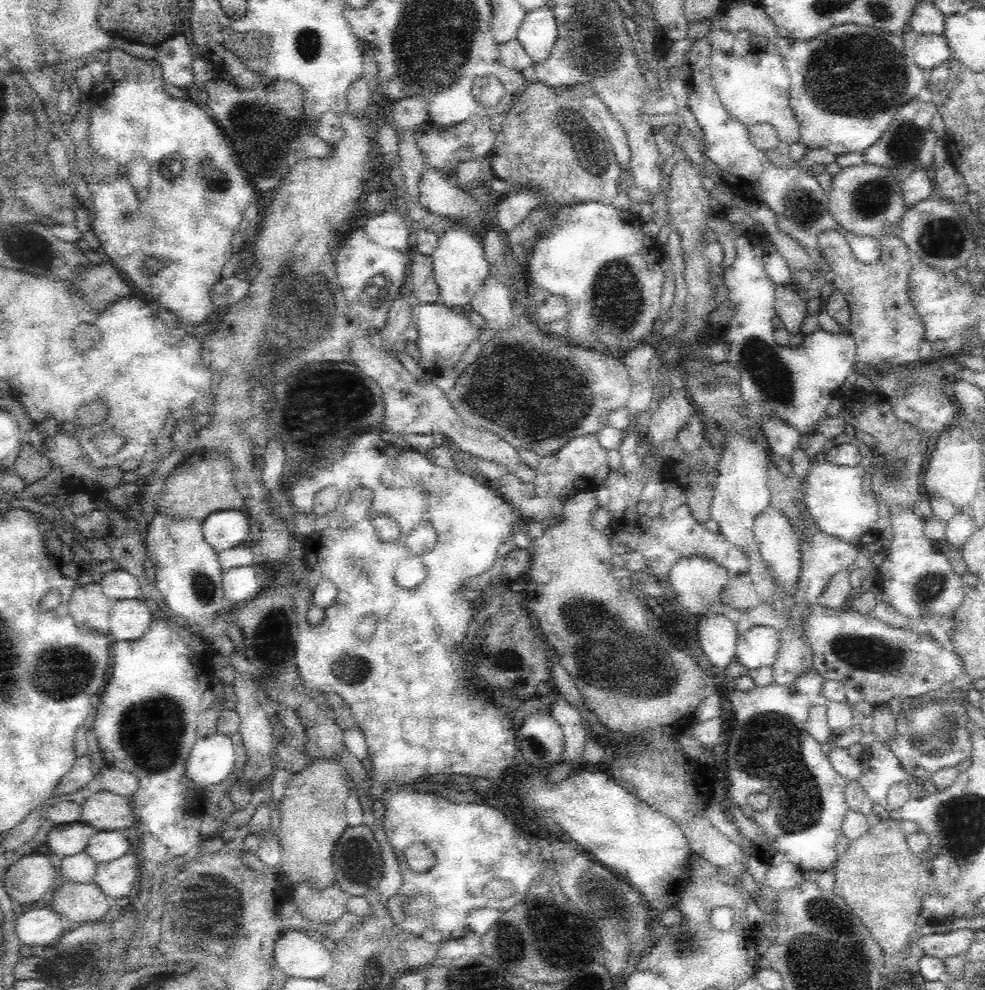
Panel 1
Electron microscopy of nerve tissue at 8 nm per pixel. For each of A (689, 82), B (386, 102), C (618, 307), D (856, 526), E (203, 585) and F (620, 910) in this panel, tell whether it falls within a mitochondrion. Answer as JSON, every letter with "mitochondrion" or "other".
{"A":"other","B":"other","C":"mitochondrion","D":"other","E":"mitochondrion","F":"mitochondrion"}

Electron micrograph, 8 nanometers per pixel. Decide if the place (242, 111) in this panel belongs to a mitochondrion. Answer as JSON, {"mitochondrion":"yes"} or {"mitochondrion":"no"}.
{"mitochondrion":"no"}

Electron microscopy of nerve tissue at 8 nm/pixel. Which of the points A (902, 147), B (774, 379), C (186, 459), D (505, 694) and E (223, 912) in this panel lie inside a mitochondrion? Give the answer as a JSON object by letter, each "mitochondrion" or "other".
{"A":"mitochondrion","B":"mitochondrion","C":"other","D":"other","E":"mitochondrion"}

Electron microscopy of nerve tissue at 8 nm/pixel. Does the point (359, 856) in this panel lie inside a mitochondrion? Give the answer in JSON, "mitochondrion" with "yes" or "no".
{"mitochondrion":"yes"}

